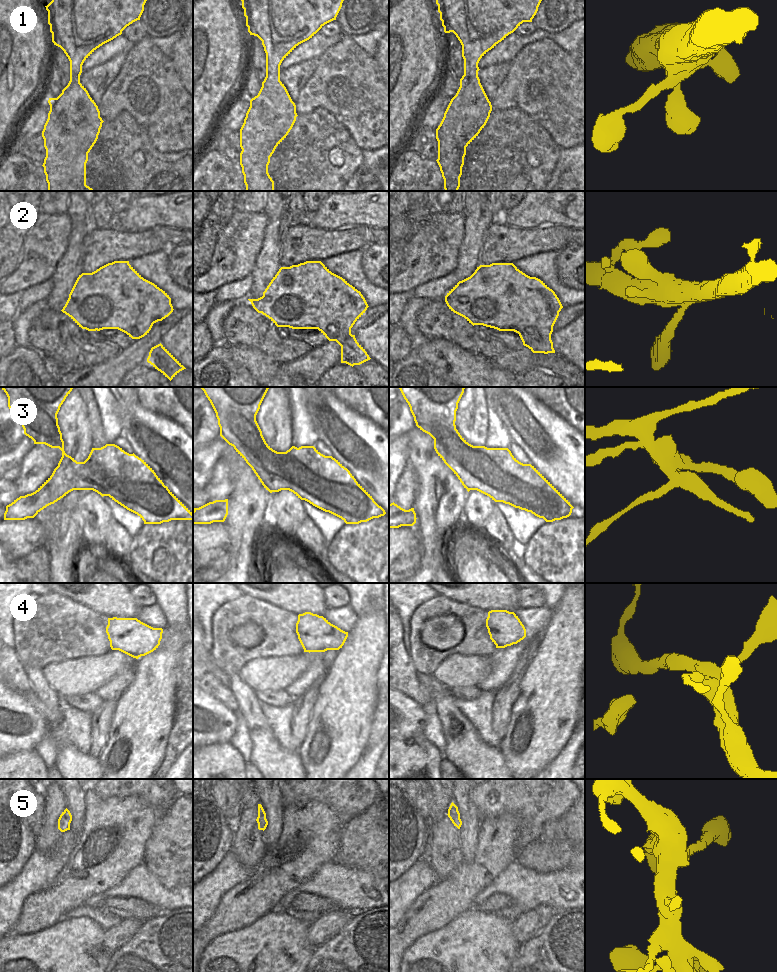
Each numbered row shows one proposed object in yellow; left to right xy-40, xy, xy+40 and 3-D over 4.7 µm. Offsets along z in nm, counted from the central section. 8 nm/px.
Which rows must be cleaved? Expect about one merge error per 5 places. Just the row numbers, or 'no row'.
3

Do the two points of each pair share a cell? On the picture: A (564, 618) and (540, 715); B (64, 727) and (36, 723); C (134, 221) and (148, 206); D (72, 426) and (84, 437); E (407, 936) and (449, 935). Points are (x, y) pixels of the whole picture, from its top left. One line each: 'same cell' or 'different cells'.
A: same cell
B: different cells
C: same cell
D: same cell
E: different cells

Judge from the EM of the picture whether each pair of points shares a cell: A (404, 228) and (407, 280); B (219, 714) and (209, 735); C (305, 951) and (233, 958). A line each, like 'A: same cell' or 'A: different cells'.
A: different cells
B: same cell
C: same cell

